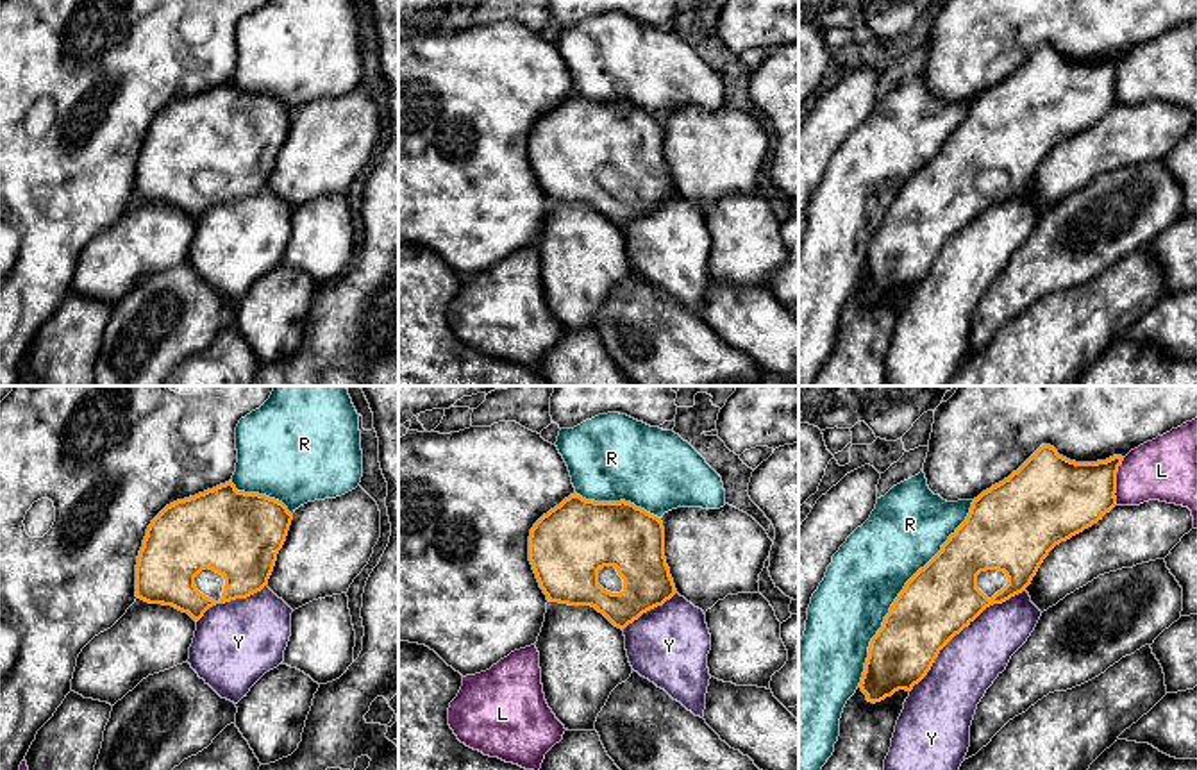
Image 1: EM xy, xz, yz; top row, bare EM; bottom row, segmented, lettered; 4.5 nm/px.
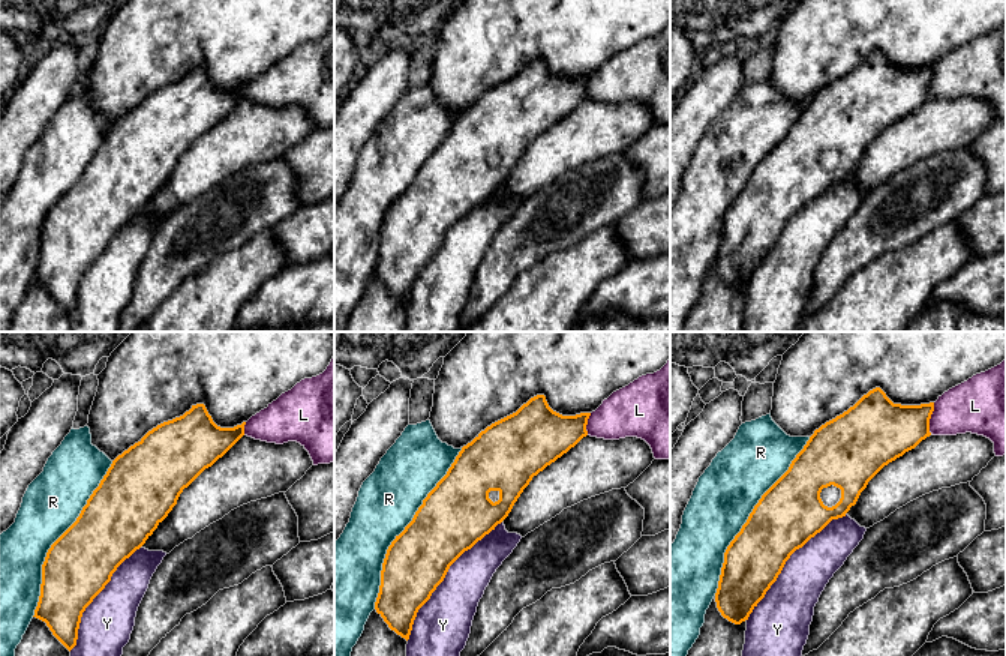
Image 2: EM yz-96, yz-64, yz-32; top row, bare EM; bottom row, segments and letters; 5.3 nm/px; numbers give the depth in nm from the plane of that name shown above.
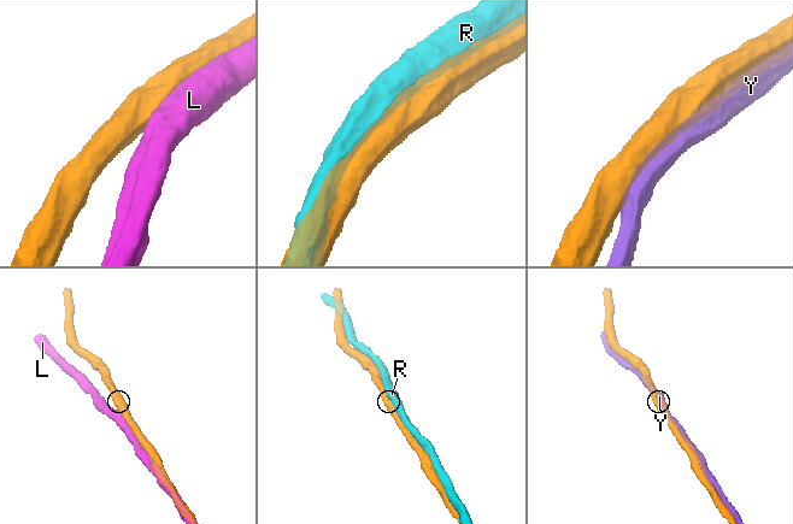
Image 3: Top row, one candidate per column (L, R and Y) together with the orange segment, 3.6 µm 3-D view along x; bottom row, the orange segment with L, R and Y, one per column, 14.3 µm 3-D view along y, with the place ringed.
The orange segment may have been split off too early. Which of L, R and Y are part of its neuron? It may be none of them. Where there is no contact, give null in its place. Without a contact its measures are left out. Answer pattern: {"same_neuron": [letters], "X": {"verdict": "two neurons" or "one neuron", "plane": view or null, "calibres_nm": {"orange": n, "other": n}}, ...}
{"same_neuron": [], "L": {"verdict": "two neurons", "plane": "yz", "calibres_nm": {"orange": 340, "other": 280}}, "R": {"verdict": "two neurons", "plane": "yz", "calibres_nm": {"orange": 320, "other": 340}}, "Y": {"verdict": "two neurons", "plane": "yz", "calibres_nm": {"orange": 320, "other": 280}}}

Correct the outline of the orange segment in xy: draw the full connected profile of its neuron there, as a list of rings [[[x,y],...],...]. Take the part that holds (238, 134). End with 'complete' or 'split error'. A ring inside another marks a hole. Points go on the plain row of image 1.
[[[232,80],[166,105],[148,125],[136,164],[136,197],[172,205],[198,222],[204,213],[261,191],[273,172],[293,114],[266,95],[238,91]]] | split error

